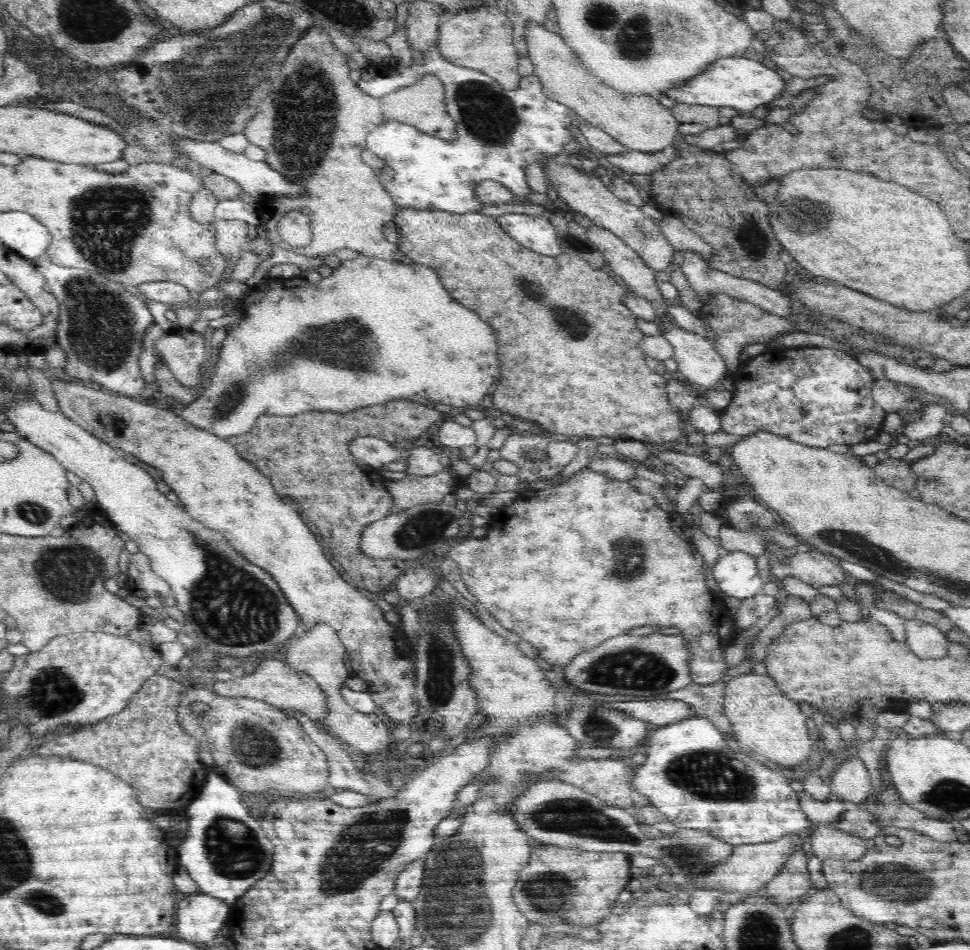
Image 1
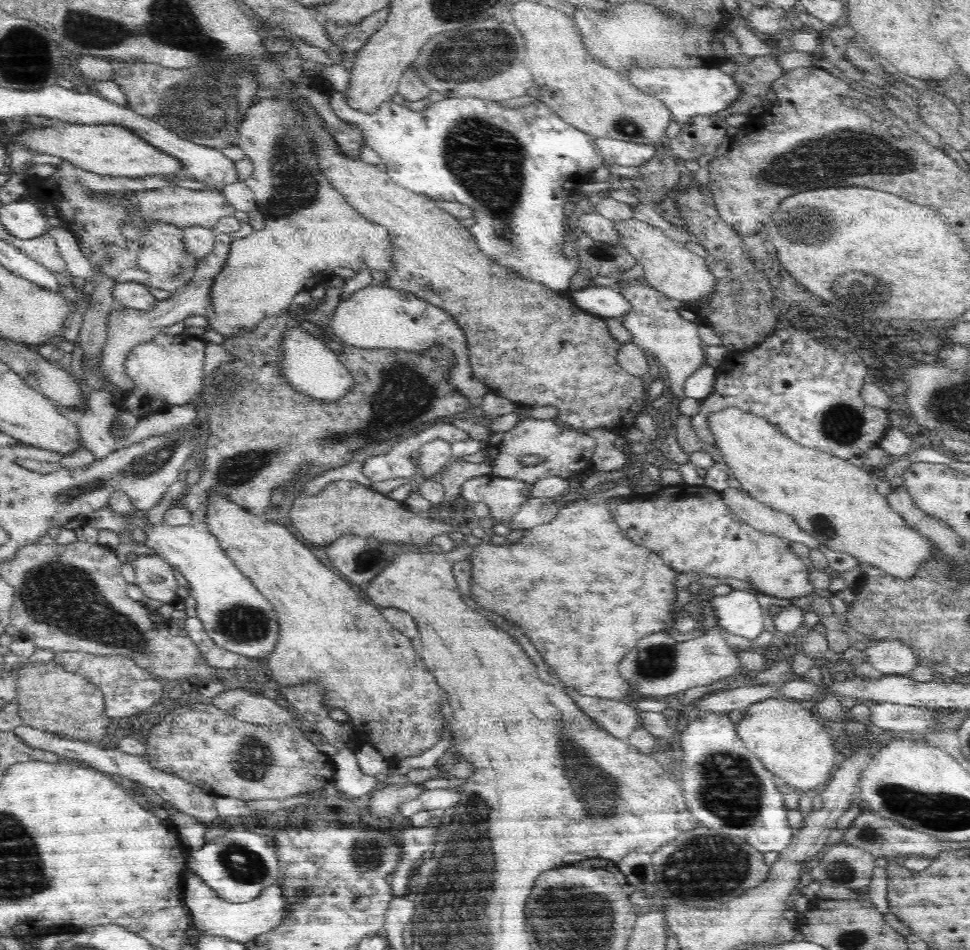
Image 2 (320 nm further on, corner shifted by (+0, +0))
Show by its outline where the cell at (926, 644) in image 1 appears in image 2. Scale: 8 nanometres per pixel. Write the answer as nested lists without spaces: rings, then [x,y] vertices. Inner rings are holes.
[[[873,640],[868,643],[865,653],[868,664],[883,675],[907,675],[921,663],[916,655],[916,649],[901,640]]]

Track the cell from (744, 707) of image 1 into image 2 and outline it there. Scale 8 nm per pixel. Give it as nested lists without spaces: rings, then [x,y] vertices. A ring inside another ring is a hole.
[[[766,698],[766,700],[750,704],[745,709],[743,719],[737,724],[736,732],[748,750],[762,761],[765,768],[776,776],[778,782],[784,782],[800,793],[825,784],[831,778],[832,768],[836,768],[836,758],[839,755],[834,749],[832,737],[824,731],[817,715],[812,710],[804,709],[798,701],[786,698]]]

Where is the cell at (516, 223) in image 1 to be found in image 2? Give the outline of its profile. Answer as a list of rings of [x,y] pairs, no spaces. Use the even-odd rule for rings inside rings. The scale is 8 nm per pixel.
[[[343,91],[334,93],[330,101],[340,120],[355,124],[360,129],[362,139],[379,154],[381,166],[396,184],[434,200],[456,200],[472,209],[476,222],[469,229],[482,254],[492,258],[495,264],[509,268],[511,274],[519,275],[522,280],[543,284],[555,294],[569,291],[568,284],[579,268],[579,261],[566,259],[562,252],[564,204],[580,186],[590,182],[590,174],[604,164],[591,136],[560,120],[540,98],[520,110],[501,107],[500,102],[473,96],[446,98],[430,102],[429,107],[421,112],[395,104],[390,99],[390,102],[382,102],[382,106],[372,114],[348,106]],[[458,146],[480,146],[474,154],[478,154],[476,158],[482,158],[478,162],[484,164],[470,160],[474,158],[472,152],[462,152]],[[454,154],[460,154],[462,160],[470,164],[446,164],[454,162]]]

